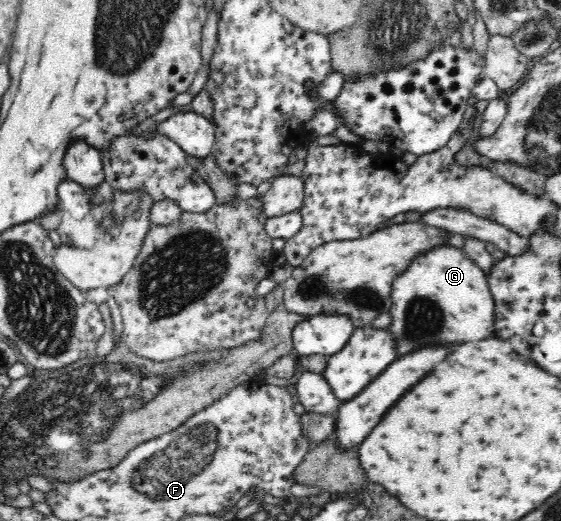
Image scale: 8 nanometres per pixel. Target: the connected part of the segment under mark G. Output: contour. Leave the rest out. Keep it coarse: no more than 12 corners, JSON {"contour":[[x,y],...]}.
{"contour":[[434,246],[391,290],[398,354],[496,335],[486,273]]}

